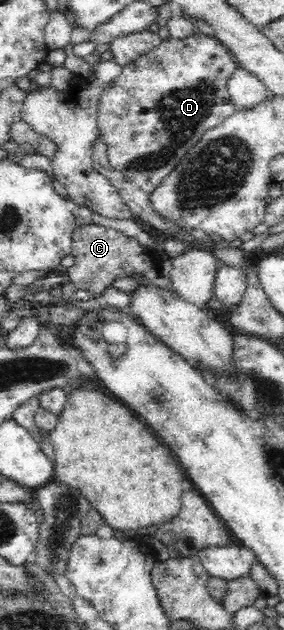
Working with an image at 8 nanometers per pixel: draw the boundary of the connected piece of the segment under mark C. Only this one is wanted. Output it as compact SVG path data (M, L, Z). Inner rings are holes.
M103 221L76 226L73 231L71 253L75 258L75 263L72 267L67 267L69 279L73 282L76 290L88 290L94 294L102 293L116 279L144 277L147 273L151 277L157 275L158 267L164 260L156 258L150 249L145 249L133 237L110 228Z

